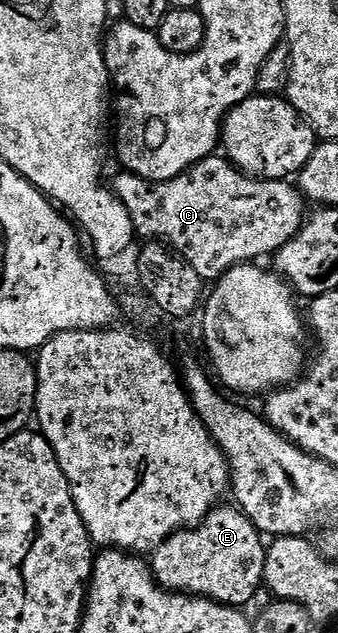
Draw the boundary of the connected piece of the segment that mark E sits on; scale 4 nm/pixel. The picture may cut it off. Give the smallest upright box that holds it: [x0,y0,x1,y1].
[148,504,267,608]

